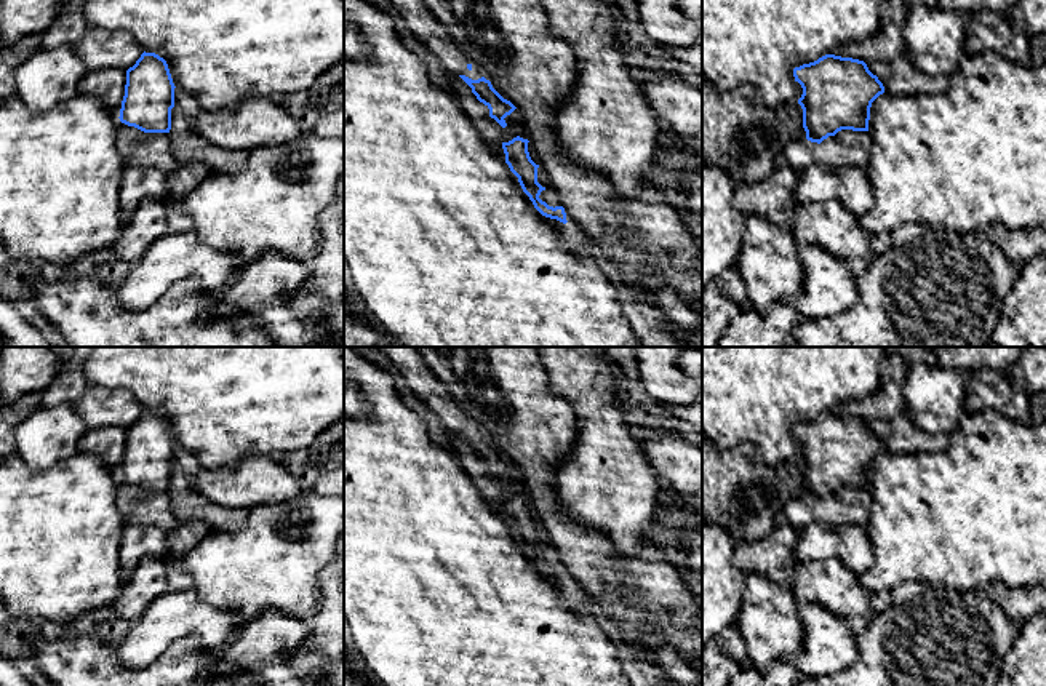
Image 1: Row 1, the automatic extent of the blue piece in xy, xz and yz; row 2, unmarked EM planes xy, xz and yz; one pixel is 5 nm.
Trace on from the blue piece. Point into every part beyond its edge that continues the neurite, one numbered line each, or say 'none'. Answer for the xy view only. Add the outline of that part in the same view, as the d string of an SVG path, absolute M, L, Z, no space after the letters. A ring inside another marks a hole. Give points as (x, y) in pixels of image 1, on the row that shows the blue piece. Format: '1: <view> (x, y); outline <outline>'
none

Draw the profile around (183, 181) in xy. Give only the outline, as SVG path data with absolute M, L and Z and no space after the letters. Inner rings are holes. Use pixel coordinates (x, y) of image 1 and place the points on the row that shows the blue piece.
M190 163L166 173L171 201L187 197L211 171L202 165Z

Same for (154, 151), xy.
M144 133L125 166L157 168L163 173L179 170L181 165L171 152L170 133Z

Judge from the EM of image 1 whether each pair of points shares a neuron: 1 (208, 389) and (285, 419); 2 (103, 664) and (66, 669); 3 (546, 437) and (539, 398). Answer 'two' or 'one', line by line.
1: one
2: one
3: one

